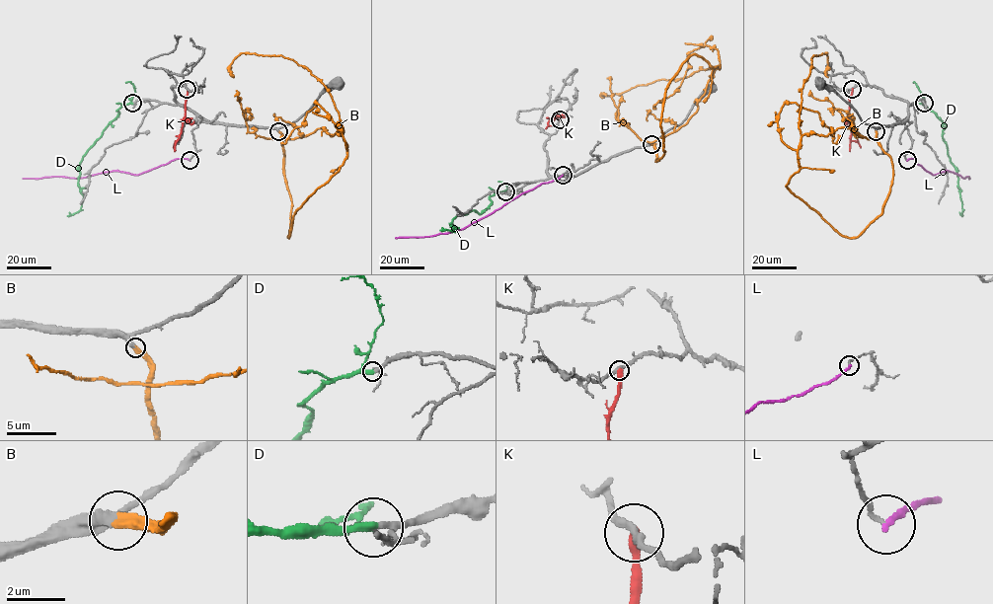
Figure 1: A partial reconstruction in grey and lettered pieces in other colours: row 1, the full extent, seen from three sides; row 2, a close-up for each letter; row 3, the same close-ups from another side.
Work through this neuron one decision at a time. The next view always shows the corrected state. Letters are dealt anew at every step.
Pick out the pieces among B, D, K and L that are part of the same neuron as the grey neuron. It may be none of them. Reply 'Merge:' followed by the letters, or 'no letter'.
Merge: B, D

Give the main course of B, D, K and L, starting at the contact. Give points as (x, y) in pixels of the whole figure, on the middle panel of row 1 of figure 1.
B: (651, 144), (656, 161), (682, 64), (720, 65), (698, 111), (652, 142), (619, 121), (609, 78)
D: (505, 192), (492, 195), (481, 214), (473, 210), (457, 215), (451, 226), (456, 229), (441, 227)
K: (560, 119), (557, 116), (550, 119), (545, 128)
L: (562, 175), (522, 192), (459, 230), (428, 237), (395, 238)

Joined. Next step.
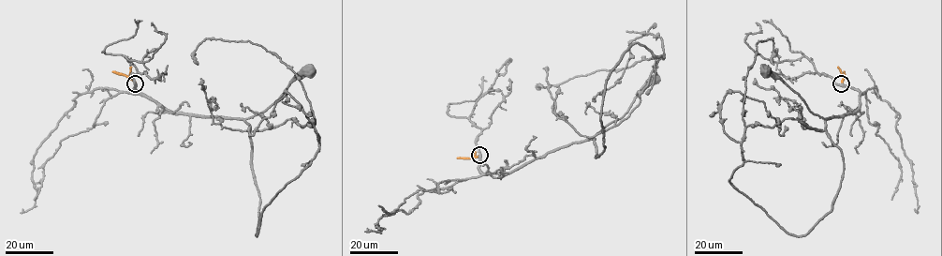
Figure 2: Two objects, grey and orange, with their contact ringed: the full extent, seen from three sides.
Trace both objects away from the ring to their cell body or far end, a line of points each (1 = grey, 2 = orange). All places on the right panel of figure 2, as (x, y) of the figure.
1: (841, 83), (859, 92), (859, 107), (854, 112), (826, 119), (815, 114), (797, 93), (764, 70)
2: (841, 83), (844, 71)

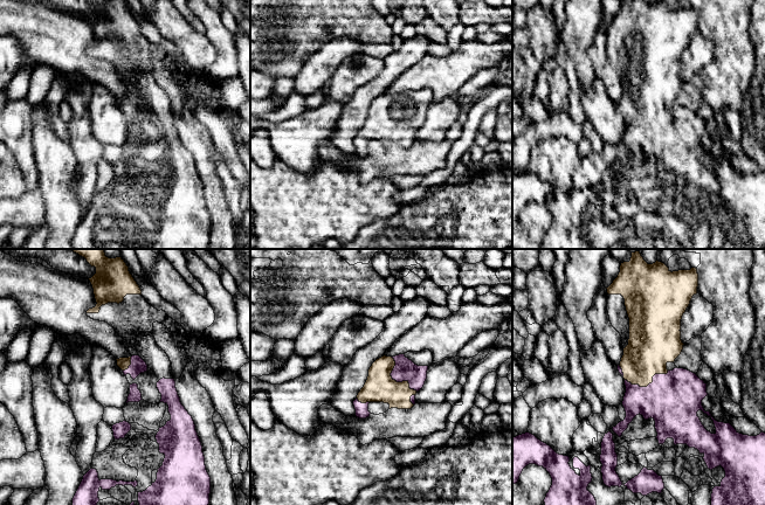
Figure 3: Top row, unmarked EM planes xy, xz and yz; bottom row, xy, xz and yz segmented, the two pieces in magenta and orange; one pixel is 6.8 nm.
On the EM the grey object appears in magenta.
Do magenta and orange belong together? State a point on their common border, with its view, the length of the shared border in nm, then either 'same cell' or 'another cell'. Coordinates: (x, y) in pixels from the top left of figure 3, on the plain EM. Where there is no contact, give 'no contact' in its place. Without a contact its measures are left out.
contact xz (395, 118); length 300 nm; same cell

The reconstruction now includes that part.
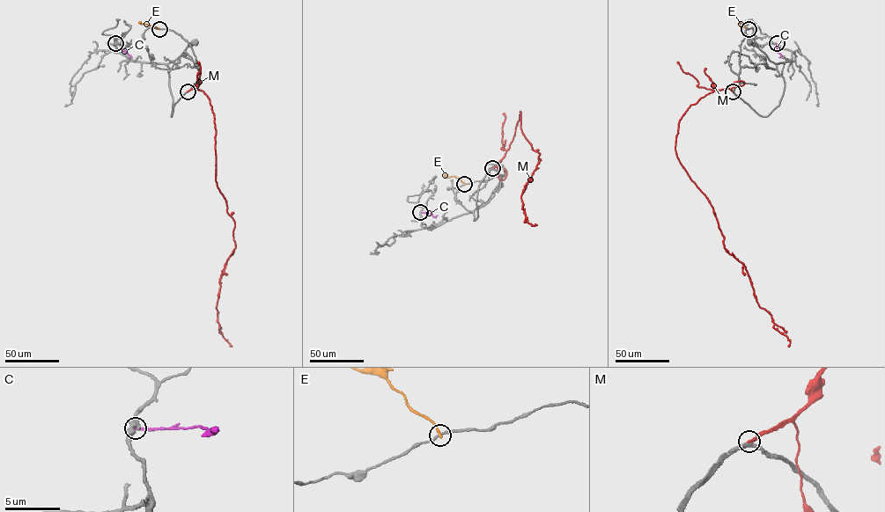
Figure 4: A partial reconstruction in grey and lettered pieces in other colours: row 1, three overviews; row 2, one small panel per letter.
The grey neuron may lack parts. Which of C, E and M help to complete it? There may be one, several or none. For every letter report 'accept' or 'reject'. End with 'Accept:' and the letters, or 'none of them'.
C: reject
E: reject
M: reject
Accept: none of them

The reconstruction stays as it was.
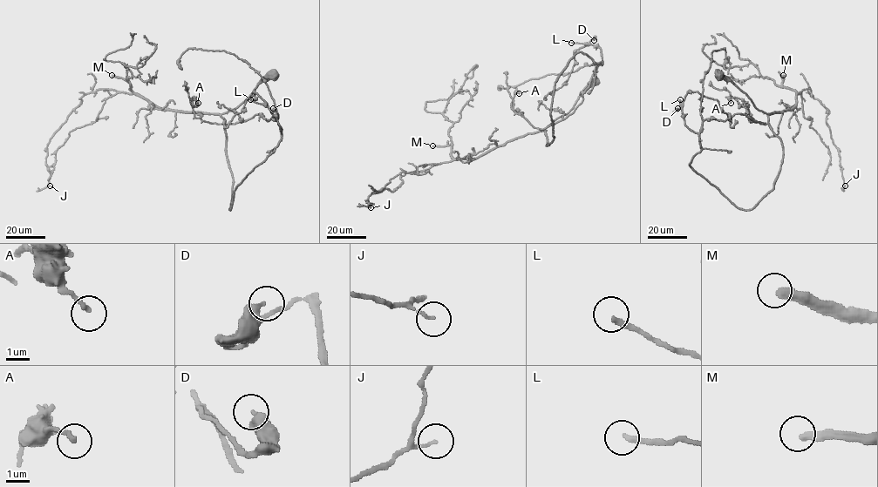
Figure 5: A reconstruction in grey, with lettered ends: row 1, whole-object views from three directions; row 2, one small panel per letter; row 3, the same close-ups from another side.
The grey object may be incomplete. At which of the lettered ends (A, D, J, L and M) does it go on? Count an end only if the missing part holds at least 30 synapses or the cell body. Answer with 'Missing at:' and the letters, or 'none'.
Missing at: M

